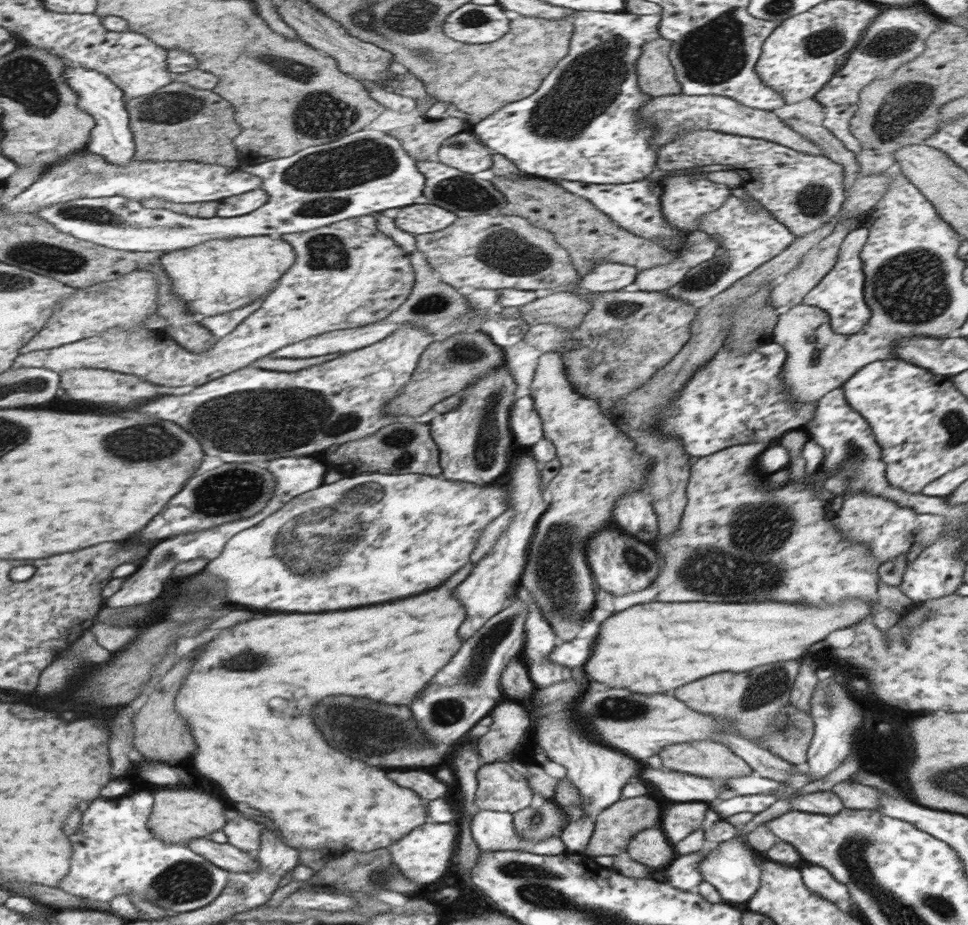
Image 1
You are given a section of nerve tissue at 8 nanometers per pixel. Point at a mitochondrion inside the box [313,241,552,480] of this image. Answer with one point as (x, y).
(486, 444)

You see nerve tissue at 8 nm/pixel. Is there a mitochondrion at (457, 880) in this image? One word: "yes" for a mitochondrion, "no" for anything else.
no

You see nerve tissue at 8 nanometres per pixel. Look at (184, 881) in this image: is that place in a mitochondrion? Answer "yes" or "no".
yes

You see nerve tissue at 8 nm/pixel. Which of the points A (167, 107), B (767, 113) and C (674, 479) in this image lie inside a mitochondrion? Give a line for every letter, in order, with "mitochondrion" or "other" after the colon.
A: mitochondrion
B: other
C: other

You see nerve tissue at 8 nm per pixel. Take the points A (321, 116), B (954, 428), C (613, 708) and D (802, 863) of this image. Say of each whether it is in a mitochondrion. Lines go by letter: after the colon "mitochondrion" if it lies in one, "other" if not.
A: mitochondrion
B: mitochondrion
C: mitochondrion
D: other

